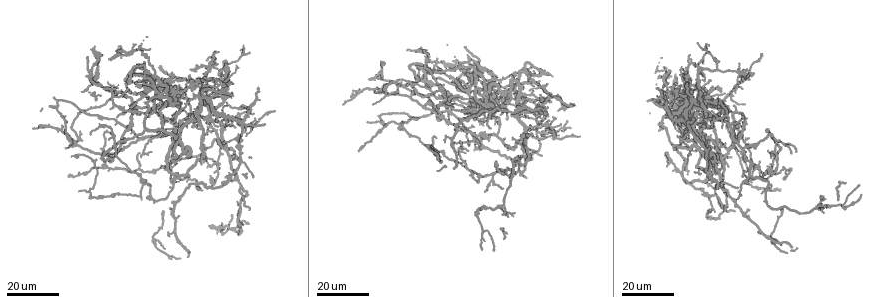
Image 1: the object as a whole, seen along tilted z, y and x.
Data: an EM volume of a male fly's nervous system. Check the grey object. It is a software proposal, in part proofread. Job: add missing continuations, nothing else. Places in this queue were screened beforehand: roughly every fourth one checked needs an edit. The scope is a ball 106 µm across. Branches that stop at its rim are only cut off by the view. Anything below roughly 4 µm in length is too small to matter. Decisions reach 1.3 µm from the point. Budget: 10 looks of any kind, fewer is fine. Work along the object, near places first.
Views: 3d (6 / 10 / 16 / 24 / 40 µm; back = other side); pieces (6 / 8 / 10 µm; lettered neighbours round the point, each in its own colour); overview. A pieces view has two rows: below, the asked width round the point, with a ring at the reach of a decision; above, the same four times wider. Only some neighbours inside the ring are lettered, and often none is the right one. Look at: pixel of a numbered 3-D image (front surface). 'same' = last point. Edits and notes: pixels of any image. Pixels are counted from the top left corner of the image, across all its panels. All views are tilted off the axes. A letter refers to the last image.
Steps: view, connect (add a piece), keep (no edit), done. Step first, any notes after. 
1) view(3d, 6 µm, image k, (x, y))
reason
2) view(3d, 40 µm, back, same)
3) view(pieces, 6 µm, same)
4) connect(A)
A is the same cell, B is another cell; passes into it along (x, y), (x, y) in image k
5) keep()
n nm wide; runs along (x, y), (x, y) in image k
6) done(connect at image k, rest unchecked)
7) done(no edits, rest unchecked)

view(3d, 24 µm, image 1, (136, 84))
thin end

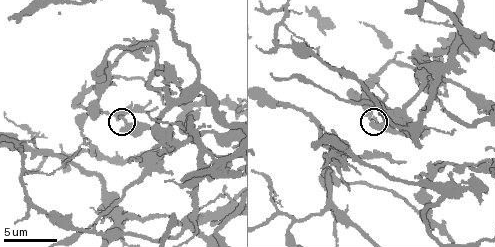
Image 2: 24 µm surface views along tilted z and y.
view(pieces, 10 µm, image 2, (377, 118))

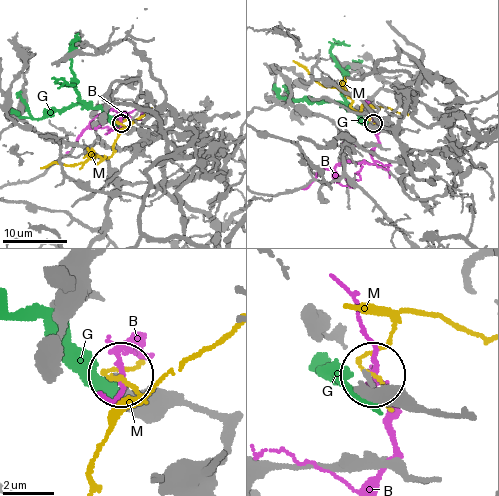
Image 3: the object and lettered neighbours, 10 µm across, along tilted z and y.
keep()
B, G and M are other cells; runs along (446, 412), (397, 405), (373, 379) in image 3; no lettered piece goes on from it

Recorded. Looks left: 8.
view(3d, 24 µm, image 1, (740, 62))
an open end

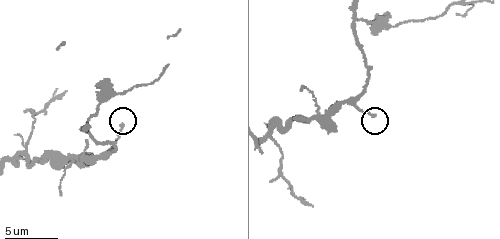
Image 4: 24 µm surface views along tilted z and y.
view(pieces, 8 µm, image 4, (372, 114))
see the neighbours

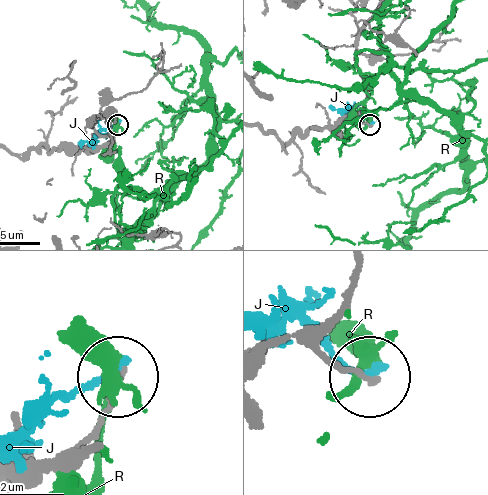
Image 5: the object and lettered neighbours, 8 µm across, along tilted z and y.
keep()
180 nm wide; J and R are other cells; no lettered piece goes on from it

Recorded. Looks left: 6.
view(3d, 16 µm, image 1, (724, 94))
free end

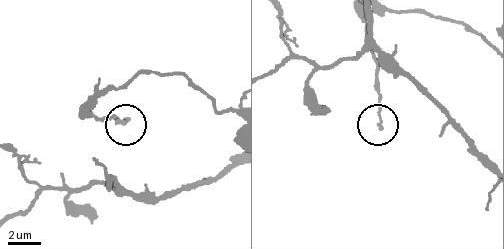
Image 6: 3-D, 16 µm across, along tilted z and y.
view(pieces, 8 µm, image 6, (380, 126))

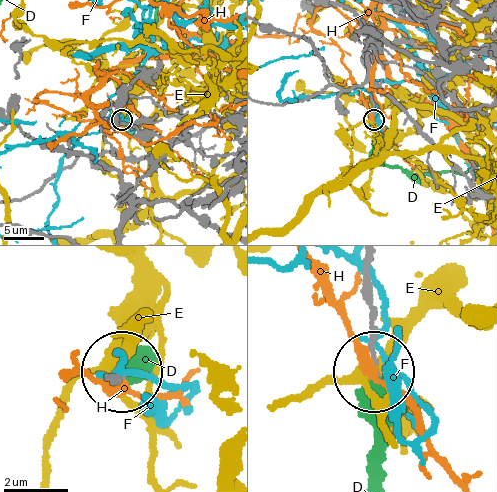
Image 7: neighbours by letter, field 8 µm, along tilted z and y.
keep()
D, E, F and H are other cells; runs along (370, 265), (372, 368) in image 7; no lettered piece goes on from it

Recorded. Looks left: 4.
view(pieces, 6 µm, image 2, (155, 110))
an open end

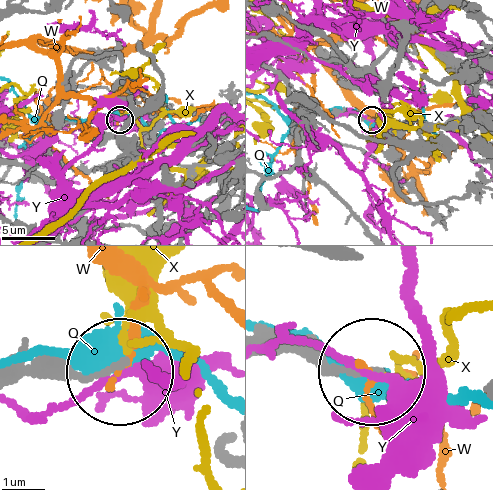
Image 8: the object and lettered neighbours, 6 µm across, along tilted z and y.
keep()
130 nm wide; Q, W, X and Y are other cells; runs along (10, 381), (117, 372) in image 8; none of them fits

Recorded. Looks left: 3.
view(3d, 24 µm, image 1, (216, 65))
an open end

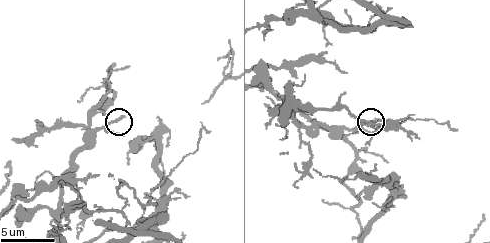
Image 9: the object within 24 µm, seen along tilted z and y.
view(pieces, 6 µm, image 9, (122, 115))

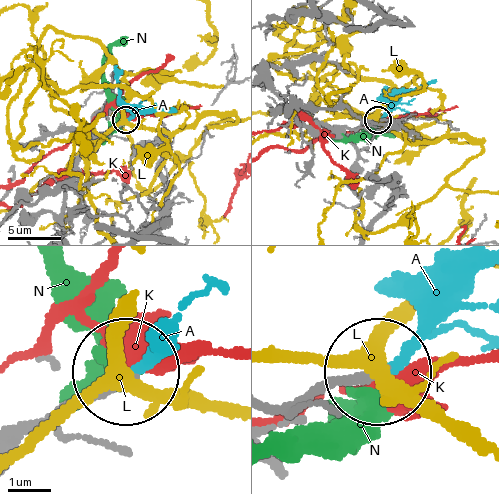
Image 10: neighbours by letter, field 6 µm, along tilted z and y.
connect(A)
A is the same cell, K, L and N are other cells; passes into it along (278, 409), (378, 374), (479, 274) in image 10; it goes on there

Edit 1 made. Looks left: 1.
done(connect at image 10, rest unchecked)

